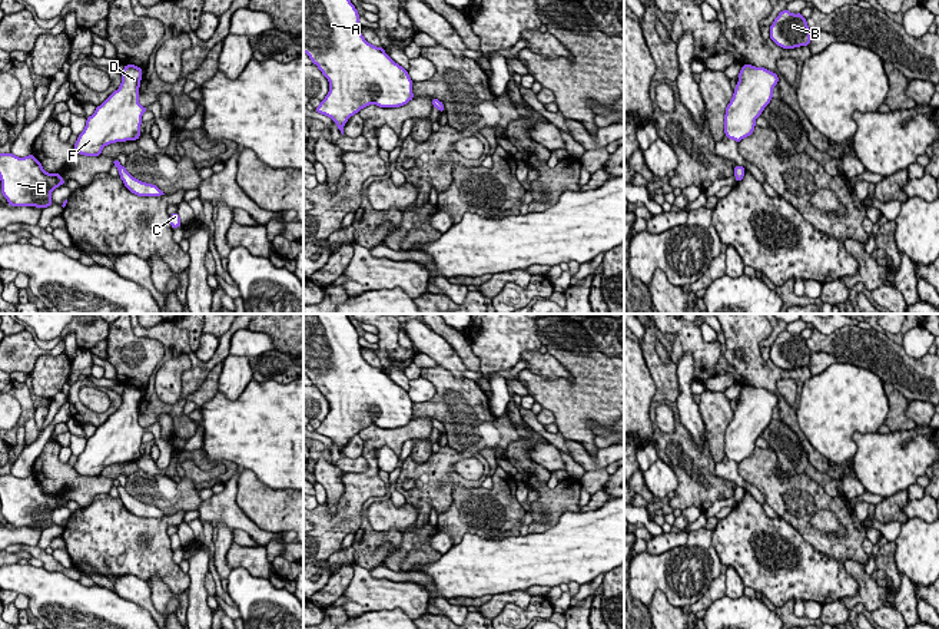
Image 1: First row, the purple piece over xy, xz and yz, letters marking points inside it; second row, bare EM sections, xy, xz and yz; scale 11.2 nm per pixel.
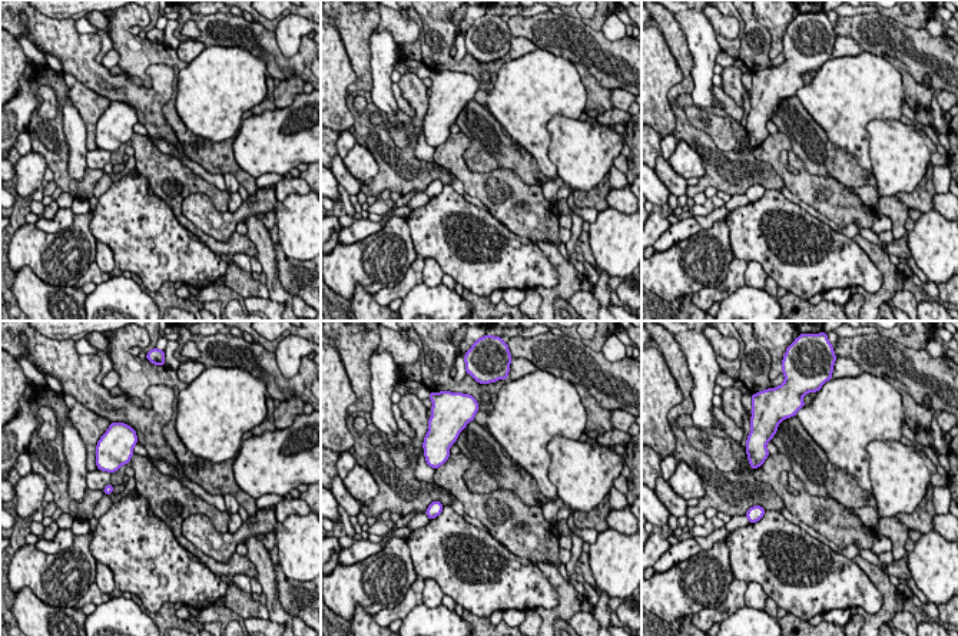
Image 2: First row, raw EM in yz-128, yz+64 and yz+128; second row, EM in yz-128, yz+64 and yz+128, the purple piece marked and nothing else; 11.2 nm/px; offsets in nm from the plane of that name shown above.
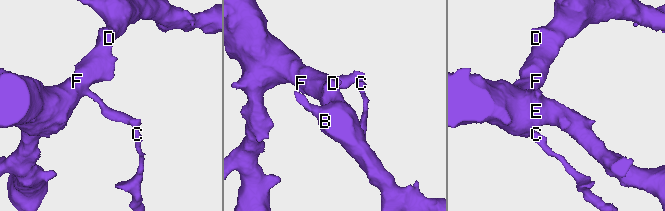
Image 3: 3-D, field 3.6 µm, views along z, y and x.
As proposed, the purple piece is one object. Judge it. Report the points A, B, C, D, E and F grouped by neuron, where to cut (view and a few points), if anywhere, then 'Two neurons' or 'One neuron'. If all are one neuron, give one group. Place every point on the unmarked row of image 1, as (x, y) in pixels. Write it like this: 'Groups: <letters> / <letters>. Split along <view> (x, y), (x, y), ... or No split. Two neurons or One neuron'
Groups: A B C D E F. No split. One neuron

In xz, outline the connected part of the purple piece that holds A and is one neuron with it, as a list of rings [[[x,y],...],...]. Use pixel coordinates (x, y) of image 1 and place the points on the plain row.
[[[303,314],[303,373],[329,403],[329,413],[315,431],[336,444],[344,456],[344,447],[361,430],[376,426],[379,428],[399,428],[414,420],[408,391],[395,384],[384,368],[372,367],[361,354],[359,335],[346,314]]]

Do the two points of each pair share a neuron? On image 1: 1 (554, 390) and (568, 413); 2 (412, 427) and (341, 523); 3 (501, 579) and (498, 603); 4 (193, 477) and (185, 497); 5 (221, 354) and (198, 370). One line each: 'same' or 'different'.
1: same
2: same
3: different
4: same
5: same

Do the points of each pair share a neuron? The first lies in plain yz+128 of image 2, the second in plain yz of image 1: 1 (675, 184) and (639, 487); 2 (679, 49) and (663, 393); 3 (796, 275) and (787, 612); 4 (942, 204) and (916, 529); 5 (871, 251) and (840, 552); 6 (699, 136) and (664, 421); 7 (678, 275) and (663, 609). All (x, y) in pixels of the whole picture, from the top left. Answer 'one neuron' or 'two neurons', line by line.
1: one neuron
2: one neuron
3: two neurons
4: two neurons
5: two neurons
6: two neurons
7: two neurons

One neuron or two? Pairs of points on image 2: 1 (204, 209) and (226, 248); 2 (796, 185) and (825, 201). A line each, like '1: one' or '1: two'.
1: two
2: one

